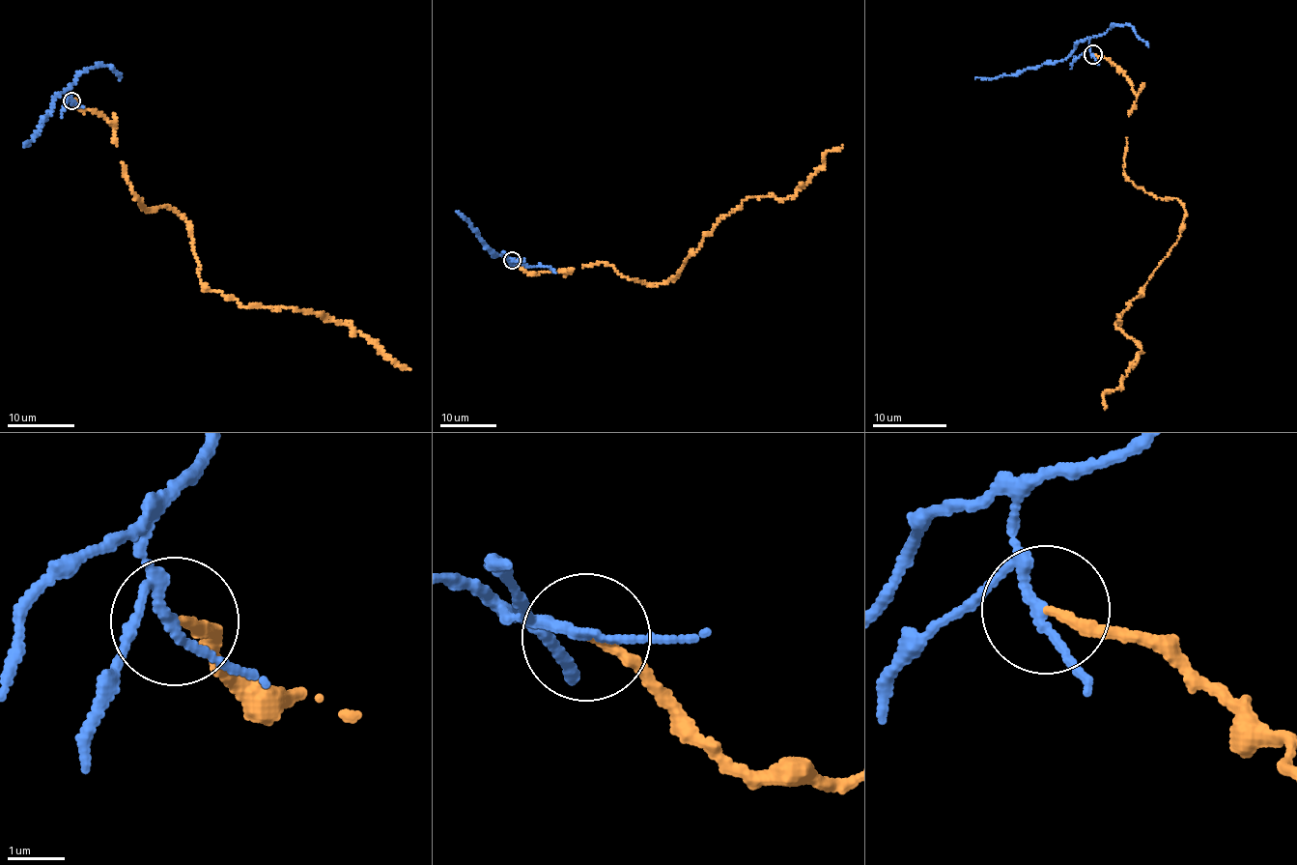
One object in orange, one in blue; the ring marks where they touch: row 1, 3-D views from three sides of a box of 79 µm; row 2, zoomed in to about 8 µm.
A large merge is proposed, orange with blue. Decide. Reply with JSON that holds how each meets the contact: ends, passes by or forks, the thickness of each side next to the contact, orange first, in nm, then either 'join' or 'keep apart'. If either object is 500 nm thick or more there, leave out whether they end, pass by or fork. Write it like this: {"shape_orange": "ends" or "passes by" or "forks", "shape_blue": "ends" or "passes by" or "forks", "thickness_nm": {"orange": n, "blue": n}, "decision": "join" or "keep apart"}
{"shape_orange": "ends", "shape_blue": "forks", "thickness_nm": {"orange": 150, "blue": 130}, "decision": "keep apart"}

